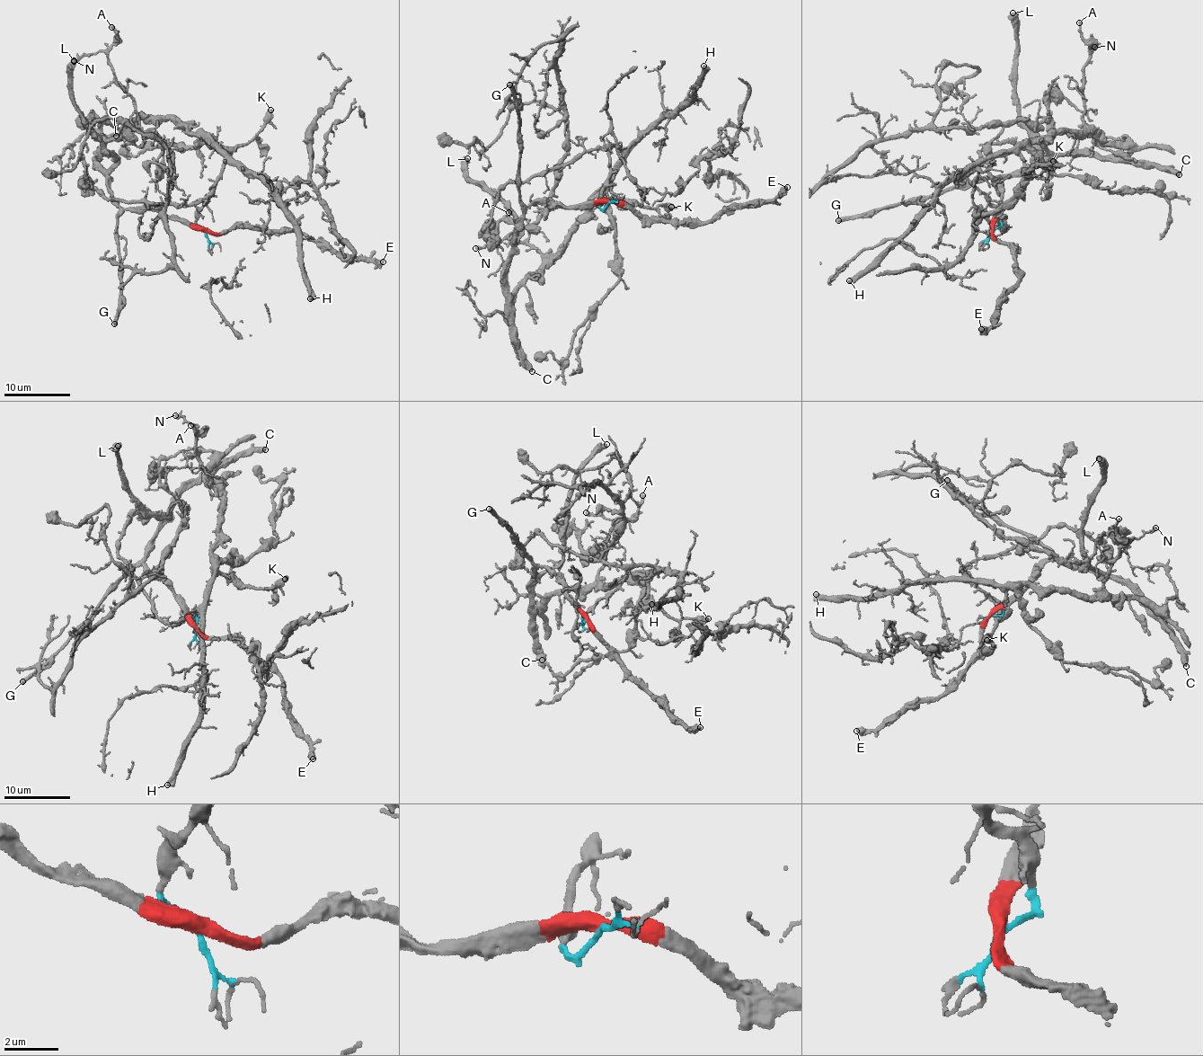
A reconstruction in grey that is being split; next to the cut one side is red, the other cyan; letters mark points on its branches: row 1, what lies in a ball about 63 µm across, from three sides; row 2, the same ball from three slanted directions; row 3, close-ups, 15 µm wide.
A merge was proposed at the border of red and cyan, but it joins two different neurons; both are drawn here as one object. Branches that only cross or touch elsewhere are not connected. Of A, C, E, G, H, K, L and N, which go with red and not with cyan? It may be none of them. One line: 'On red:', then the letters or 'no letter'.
On red: C, E, G, L

